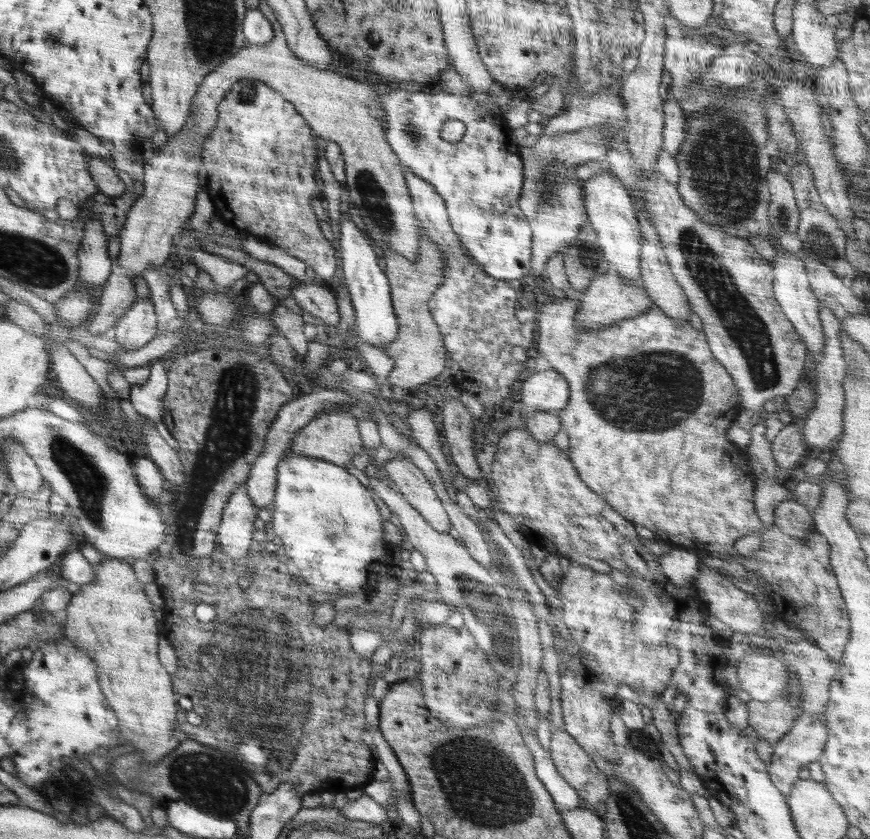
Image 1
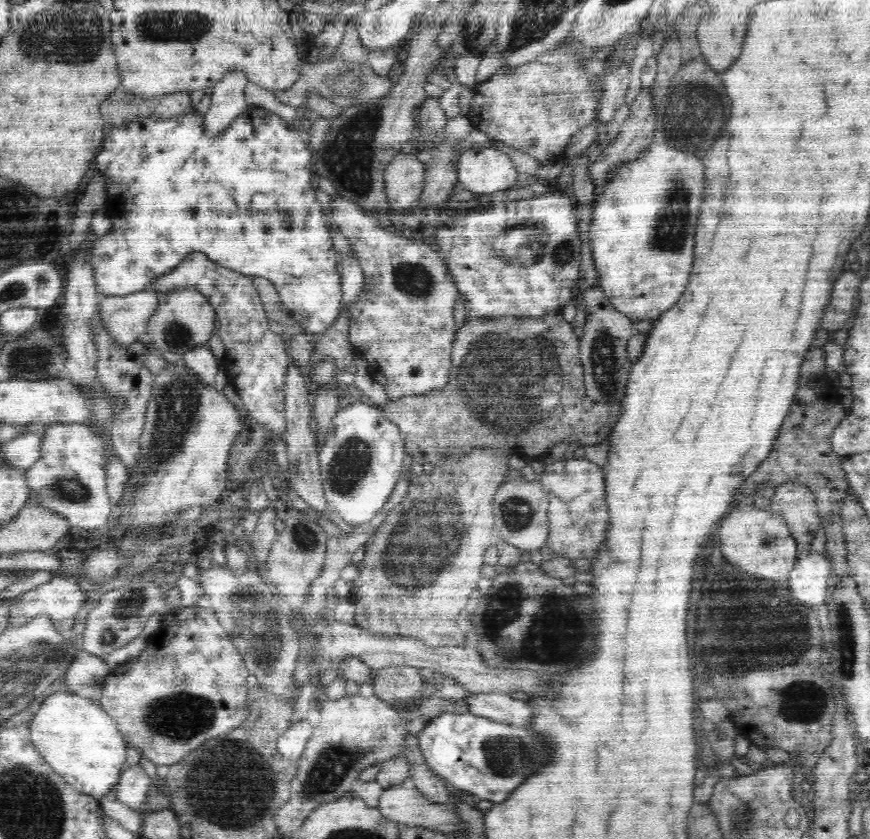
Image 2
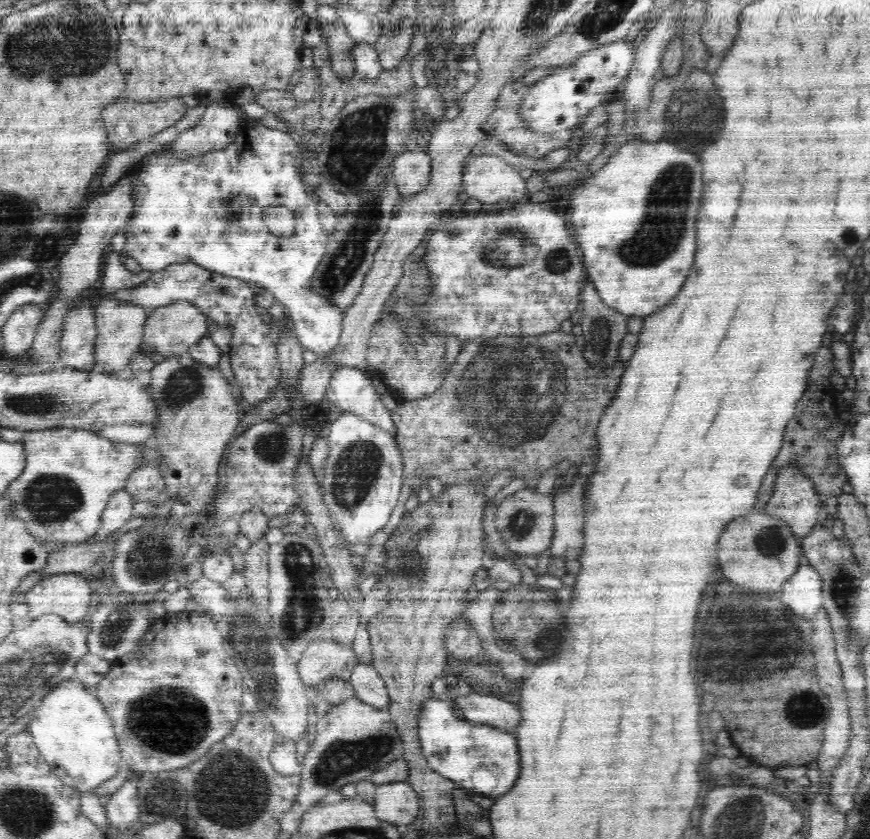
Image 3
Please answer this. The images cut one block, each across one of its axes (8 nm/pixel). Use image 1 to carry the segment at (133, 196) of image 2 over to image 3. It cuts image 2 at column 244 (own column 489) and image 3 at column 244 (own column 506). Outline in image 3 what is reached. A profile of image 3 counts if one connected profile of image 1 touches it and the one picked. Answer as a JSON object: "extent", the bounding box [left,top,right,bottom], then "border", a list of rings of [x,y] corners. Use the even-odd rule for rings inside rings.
{"extent":[99,120,345,358],"border":[[[249,120],[246,125],[242,125],[241,131],[236,136],[234,143],[230,144],[228,148],[210,152],[203,156],[192,157],[186,161],[180,161],[168,151],[168,148],[163,148],[160,152],[152,153],[144,157],[143,169],[137,176],[137,182],[133,185],[134,195],[134,216],[130,218],[130,229],[126,230],[126,244],[124,246],[124,254],[112,252],[104,258],[104,266],[99,279],[99,286],[107,293],[112,294],[116,291],[121,291],[129,288],[136,288],[138,285],[145,283],[155,272],[161,271],[163,268],[169,267],[174,264],[194,263],[202,268],[217,272],[224,276],[230,276],[232,278],[239,278],[245,280],[252,285],[262,286],[270,291],[275,300],[281,302],[285,306],[286,313],[290,315],[292,328],[298,337],[298,340],[302,343],[305,349],[311,350],[317,358],[324,358],[324,356],[330,356],[334,352],[340,342],[341,328],[345,313],[342,312],[337,306],[333,306],[333,303],[325,299],[321,293],[313,292],[310,288],[312,277],[316,272],[317,266],[321,264],[328,252],[328,239],[329,235],[324,230],[317,204],[312,201],[310,196],[306,193],[306,184],[301,172],[302,169],[296,167],[301,166],[303,160],[303,141],[299,140],[295,134],[288,134],[280,130],[272,130],[272,128],[266,128],[260,120]],[[268,206],[285,206],[294,213],[294,220],[296,220],[296,232],[294,236],[290,238],[282,238],[282,236],[274,236],[266,224],[264,224],[264,216],[262,216],[262,210],[268,208]],[[124,258],[132,258],[138,266],[140,266],[140,272],[134,274],[128,266],[126,266],[126,260]]]}

